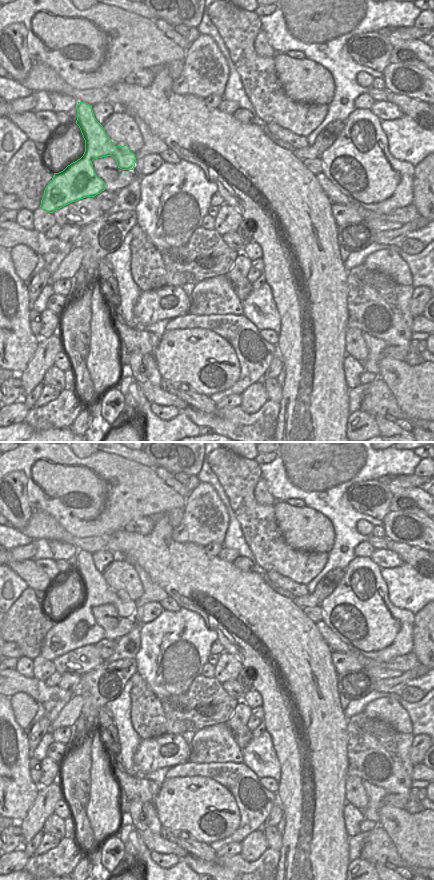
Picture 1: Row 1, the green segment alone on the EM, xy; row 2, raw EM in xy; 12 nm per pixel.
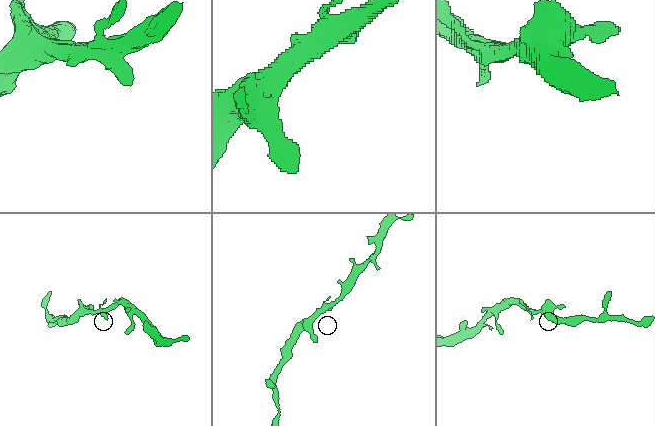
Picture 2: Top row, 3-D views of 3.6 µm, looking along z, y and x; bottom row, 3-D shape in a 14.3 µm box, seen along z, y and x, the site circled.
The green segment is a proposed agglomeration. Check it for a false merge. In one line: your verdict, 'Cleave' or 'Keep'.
Keep.

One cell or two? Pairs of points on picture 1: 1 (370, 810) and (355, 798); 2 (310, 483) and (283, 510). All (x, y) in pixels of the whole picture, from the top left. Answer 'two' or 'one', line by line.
1: two
2: two

